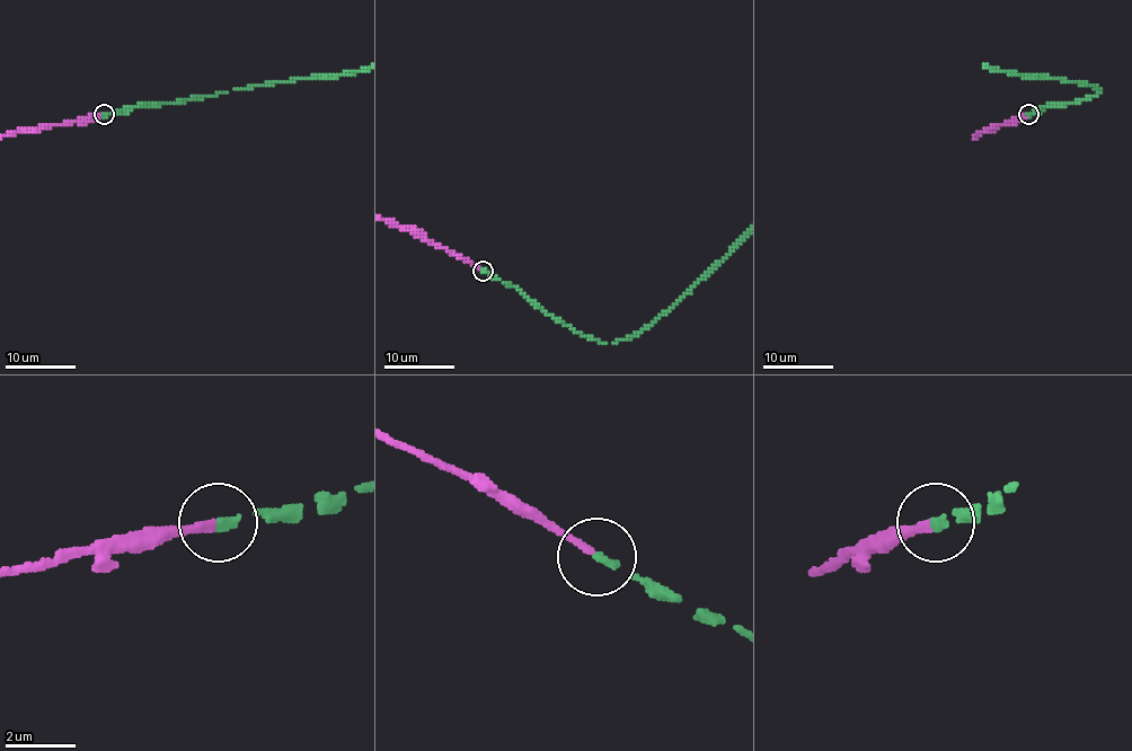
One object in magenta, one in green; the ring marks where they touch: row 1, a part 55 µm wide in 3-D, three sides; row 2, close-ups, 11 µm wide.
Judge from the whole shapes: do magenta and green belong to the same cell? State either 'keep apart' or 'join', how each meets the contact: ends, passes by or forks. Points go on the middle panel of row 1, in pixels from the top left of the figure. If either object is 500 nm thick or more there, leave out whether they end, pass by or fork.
join; magenta ends there; green ends there

